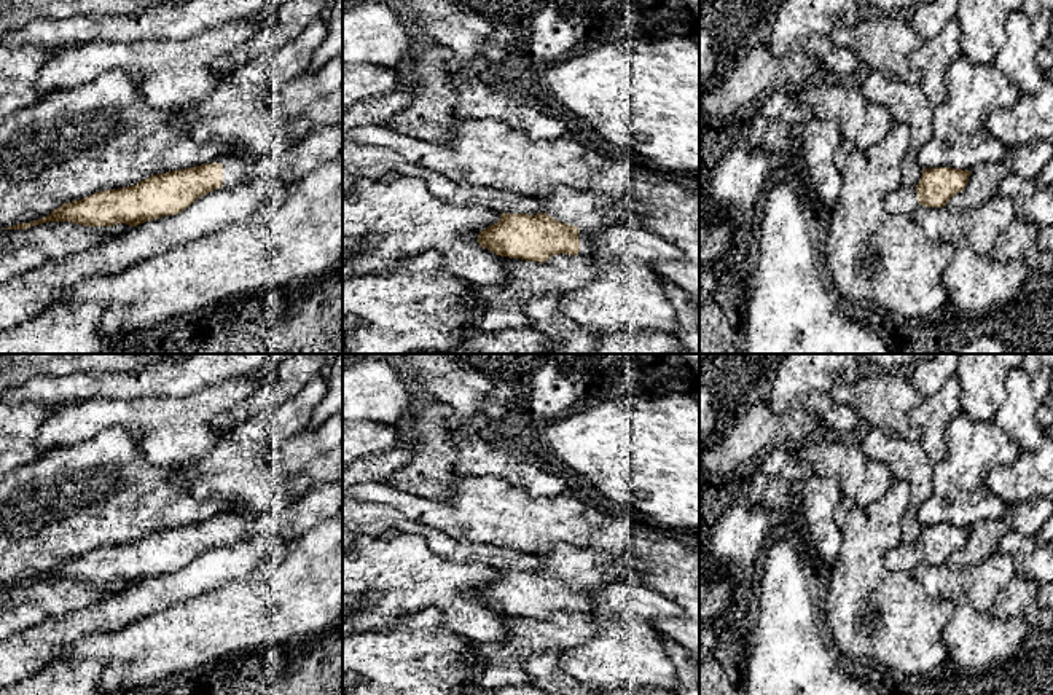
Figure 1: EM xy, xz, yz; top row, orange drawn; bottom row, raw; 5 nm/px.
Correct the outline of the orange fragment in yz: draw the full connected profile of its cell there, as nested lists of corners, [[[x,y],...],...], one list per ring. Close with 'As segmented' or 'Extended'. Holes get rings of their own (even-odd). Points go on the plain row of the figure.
[[[953,524],[922,526],[916,544],[903,540],[886,555],[884,566],[892,572],[914,574],[921,563],[945,564],[945,561],[969,540],[970,528]]]. Extended

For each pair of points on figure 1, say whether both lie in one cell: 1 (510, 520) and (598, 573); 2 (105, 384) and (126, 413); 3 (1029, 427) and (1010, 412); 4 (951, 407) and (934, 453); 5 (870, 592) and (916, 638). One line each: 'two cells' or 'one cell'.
1: two cells
2: two cells
3: one cell
4: one cell
5: one cell

